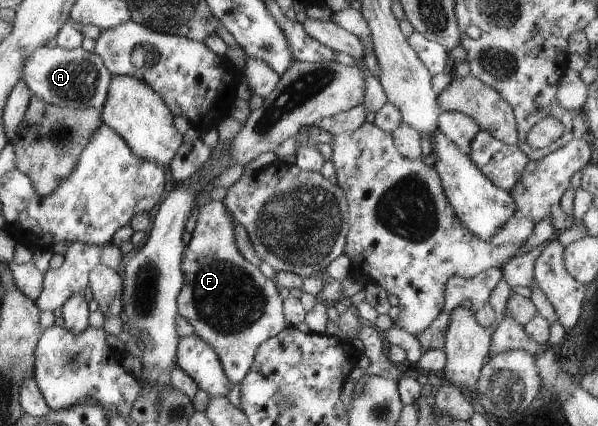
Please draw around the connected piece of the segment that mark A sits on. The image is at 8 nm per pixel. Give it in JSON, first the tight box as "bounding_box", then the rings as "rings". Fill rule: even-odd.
{"bounding_box":[21,44,113,110],"rings":[[[49,44],[33,50],[33,54],[25,60],[21,70],[21,80],[31,90],[33,97],[69,110],[101,110],[107,98],[109,84],[113,80],[111,76],[97,53],[87,52],[83,47],[65,50],[59,46],[51,47]]]}

